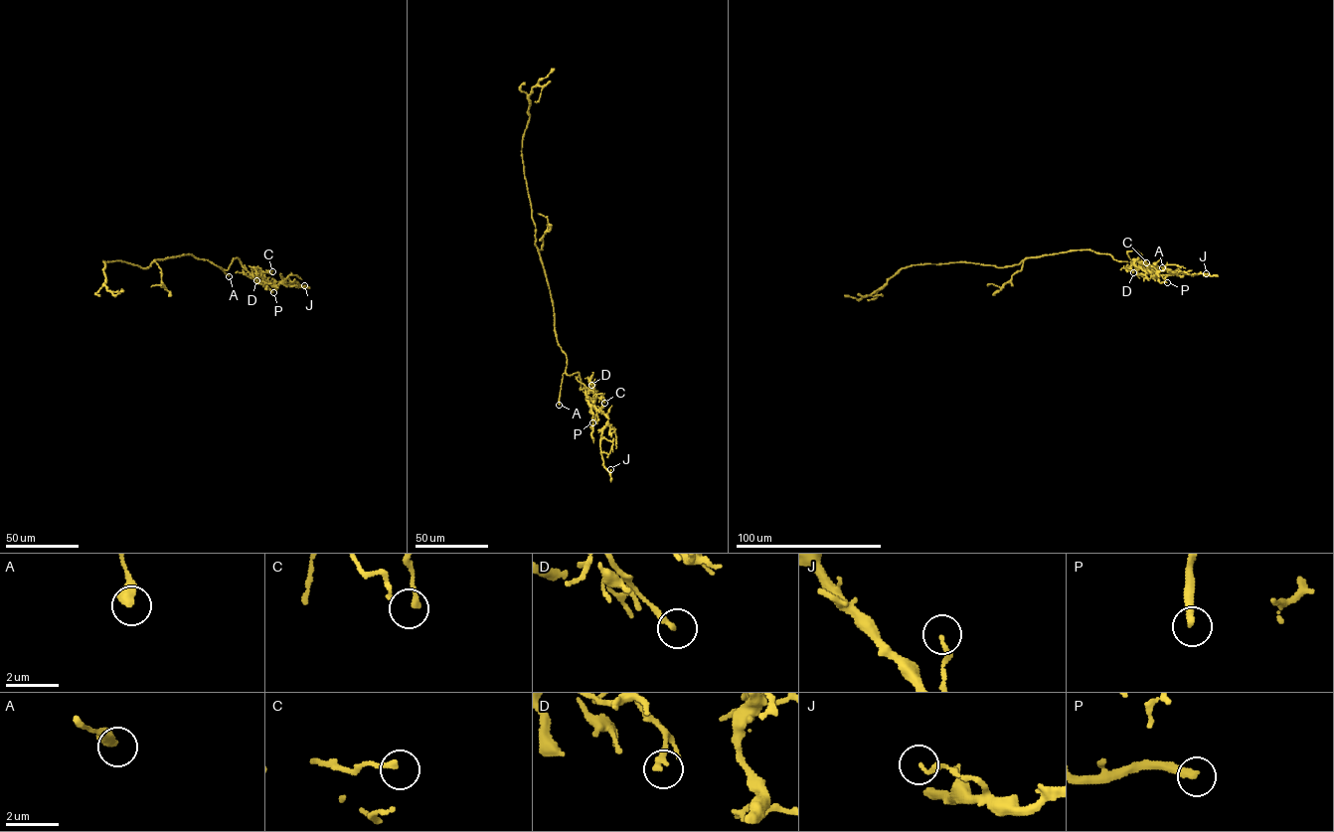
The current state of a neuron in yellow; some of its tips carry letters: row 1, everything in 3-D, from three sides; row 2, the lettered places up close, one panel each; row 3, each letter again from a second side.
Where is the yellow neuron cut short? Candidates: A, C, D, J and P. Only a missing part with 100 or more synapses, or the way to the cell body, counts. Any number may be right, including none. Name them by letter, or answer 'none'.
P

